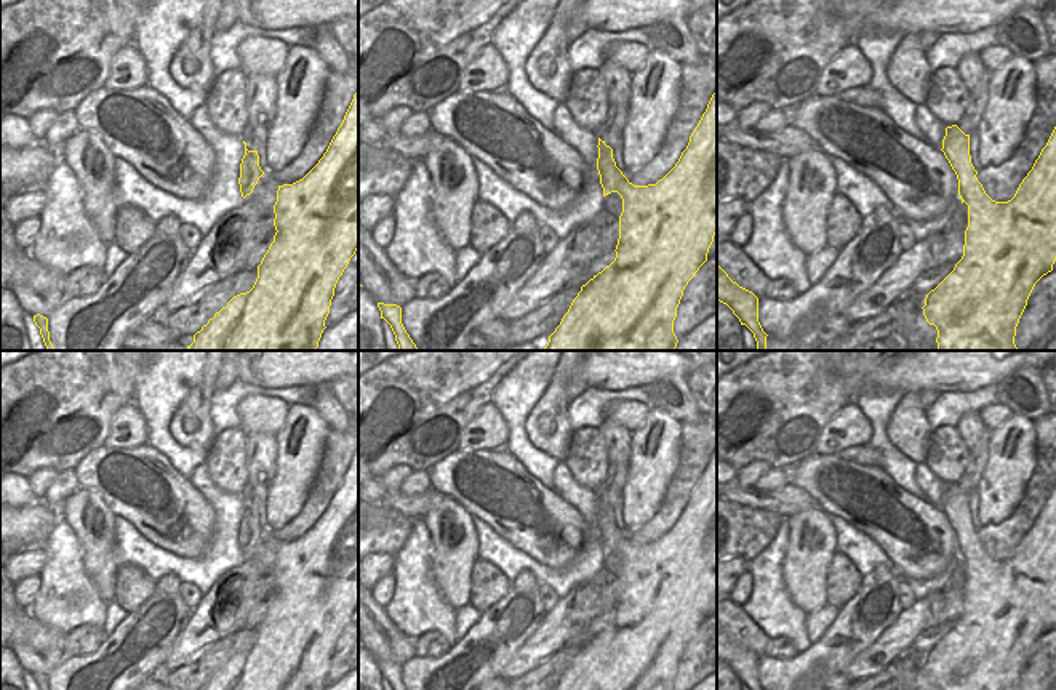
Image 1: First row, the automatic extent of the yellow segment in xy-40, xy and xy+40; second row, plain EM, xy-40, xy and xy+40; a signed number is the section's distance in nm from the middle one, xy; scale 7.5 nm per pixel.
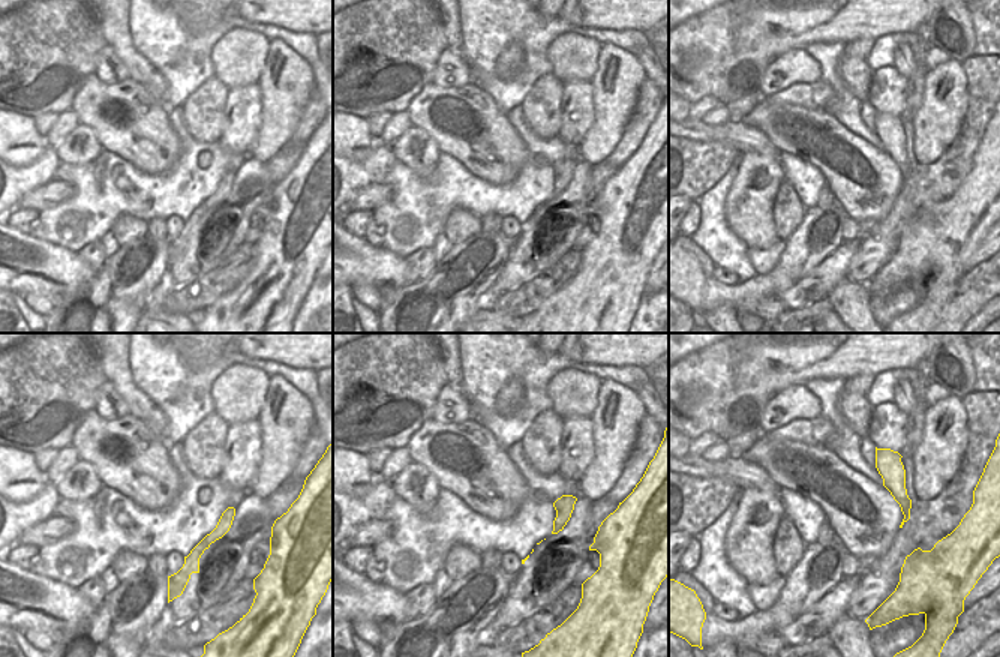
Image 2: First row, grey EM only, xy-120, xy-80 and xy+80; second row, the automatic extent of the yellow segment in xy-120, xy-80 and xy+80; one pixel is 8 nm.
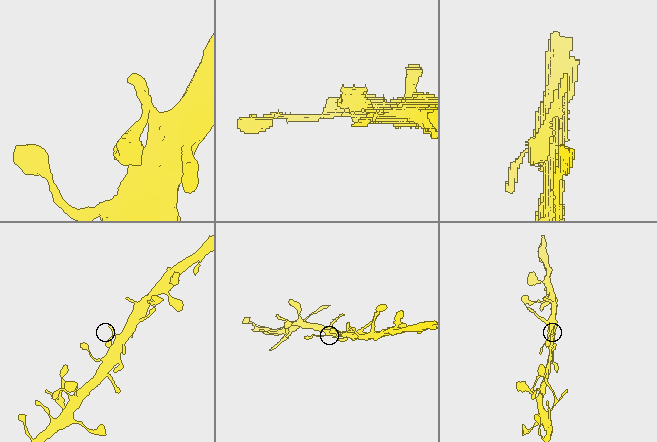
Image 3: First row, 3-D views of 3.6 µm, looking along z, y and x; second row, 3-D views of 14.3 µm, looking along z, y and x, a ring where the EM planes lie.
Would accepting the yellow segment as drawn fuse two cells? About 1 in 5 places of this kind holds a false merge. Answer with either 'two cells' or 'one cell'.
one cell

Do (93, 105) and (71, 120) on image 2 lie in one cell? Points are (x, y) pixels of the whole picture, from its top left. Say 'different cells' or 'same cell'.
different cells

